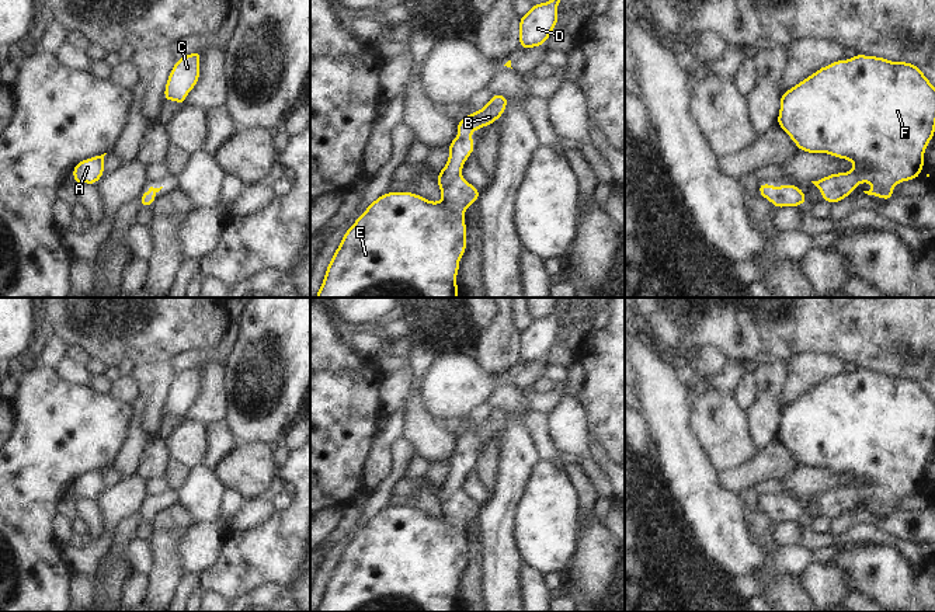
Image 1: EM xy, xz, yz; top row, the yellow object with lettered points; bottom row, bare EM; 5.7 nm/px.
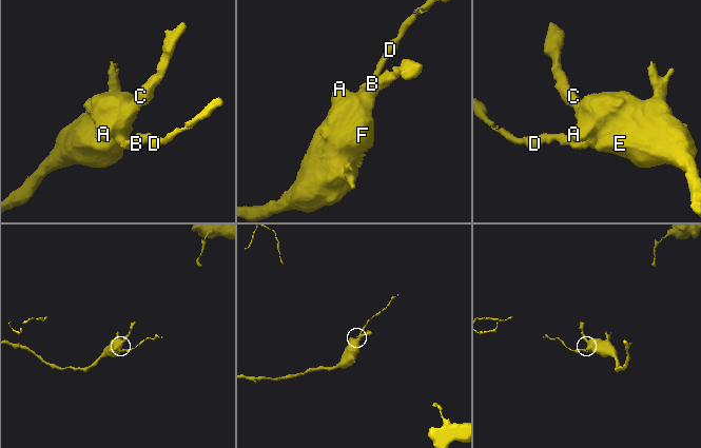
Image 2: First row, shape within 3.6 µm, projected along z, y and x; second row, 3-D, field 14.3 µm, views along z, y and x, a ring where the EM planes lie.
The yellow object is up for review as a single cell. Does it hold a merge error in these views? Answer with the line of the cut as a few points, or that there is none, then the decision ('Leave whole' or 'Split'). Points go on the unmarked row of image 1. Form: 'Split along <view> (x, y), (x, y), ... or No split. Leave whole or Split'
No split. Leave whole.

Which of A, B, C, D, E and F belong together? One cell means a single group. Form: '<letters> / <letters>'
A B C D E F

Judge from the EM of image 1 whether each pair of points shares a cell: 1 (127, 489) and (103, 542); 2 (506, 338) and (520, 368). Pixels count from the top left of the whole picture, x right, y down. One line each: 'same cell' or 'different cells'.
1: same cell
2: different cells

